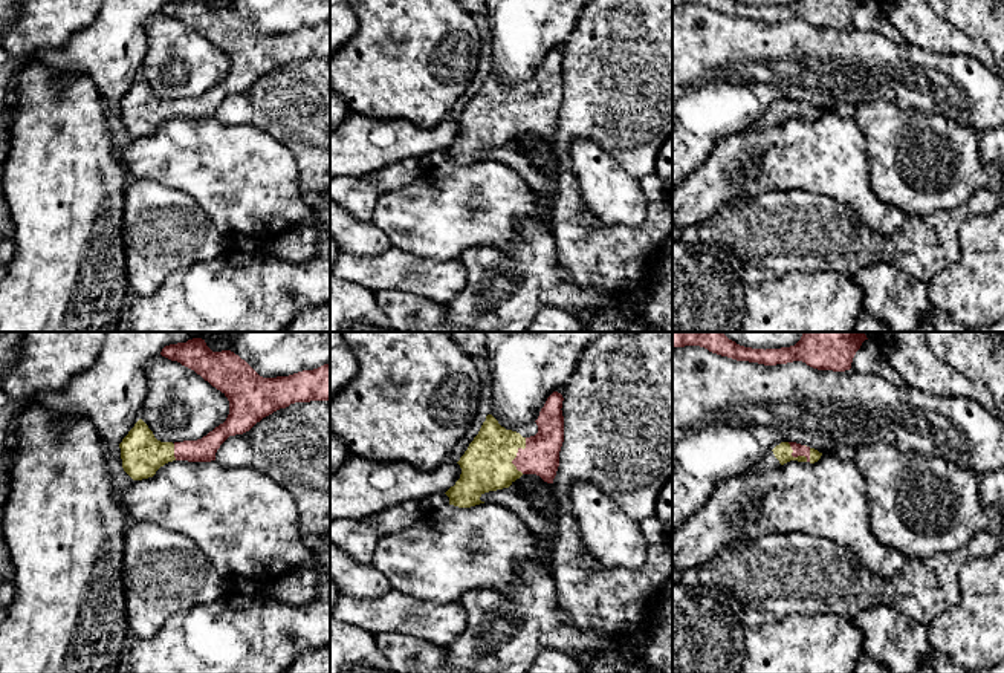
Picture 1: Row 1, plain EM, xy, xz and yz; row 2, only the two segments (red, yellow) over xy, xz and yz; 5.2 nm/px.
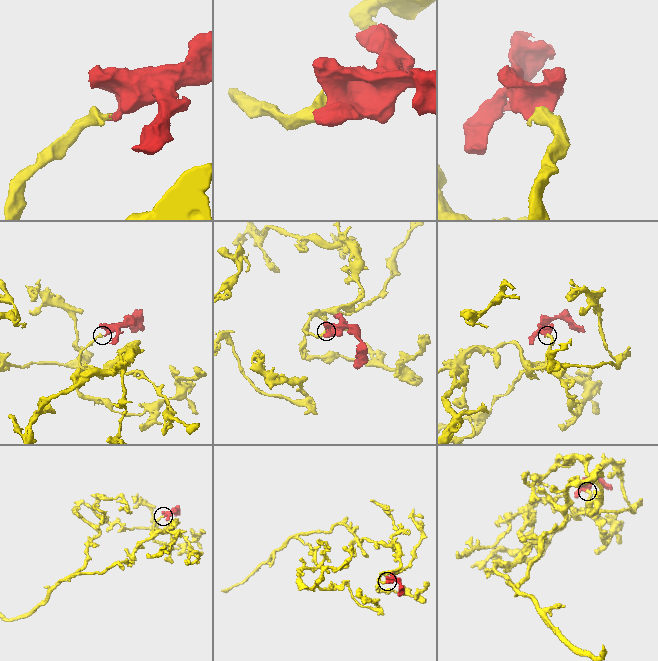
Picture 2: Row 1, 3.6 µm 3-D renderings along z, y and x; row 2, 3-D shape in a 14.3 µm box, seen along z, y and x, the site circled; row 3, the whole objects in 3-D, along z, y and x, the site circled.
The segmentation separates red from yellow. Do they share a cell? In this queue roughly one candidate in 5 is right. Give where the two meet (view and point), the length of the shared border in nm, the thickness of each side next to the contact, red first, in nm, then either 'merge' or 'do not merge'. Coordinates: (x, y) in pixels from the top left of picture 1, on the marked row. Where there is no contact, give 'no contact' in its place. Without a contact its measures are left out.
meets red in yz at (795, 456); contact 160 nm long; 60 nm thick on the red side, 90 nm on the other; merge

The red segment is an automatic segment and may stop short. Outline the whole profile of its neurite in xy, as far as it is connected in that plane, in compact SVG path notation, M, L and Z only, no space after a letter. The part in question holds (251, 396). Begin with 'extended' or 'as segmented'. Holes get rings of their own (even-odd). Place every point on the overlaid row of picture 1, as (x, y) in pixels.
extended; M202 338L165 346L160 355L194 370L212 387L220 390L229 401L229 415L223 424L202 439L174 444L157 441L148 425L139 419L119 444L122 468L133 480L153 477L160 467L173 460L215 460L217 450L229 436L249 431L257 422L274 411L286 408L295 402L330 401L330 363L289 376L263 378L234 352L212 352Z

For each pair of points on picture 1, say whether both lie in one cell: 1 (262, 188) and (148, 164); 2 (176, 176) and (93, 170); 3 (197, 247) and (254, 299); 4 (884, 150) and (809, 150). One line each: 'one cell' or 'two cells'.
1: one cell
2: two cells
3: two cells
4: two cells

